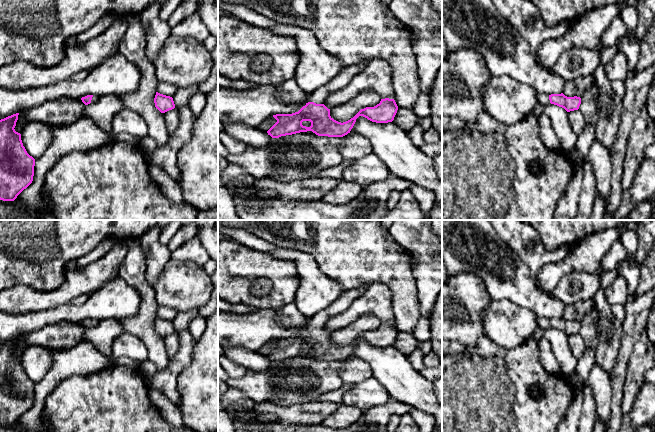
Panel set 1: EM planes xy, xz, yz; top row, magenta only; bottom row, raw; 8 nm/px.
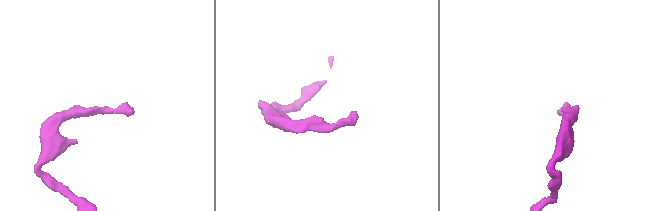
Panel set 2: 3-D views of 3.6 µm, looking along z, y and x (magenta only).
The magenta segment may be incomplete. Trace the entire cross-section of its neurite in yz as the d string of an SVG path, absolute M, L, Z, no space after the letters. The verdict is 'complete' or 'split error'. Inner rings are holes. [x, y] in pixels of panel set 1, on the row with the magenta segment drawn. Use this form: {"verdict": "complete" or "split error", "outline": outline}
{"verdict": "split error", "outline": "M563 93L551 95L538 94L537 101L543 106L548 105L549 103L557 105L559 107L564 108L567 112L578 110L581 104L580 97L567 97Z"}

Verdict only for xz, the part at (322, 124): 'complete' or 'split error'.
split error

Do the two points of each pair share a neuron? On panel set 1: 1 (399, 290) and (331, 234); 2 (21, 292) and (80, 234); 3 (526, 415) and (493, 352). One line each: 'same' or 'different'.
1: same
2: different
3: same

